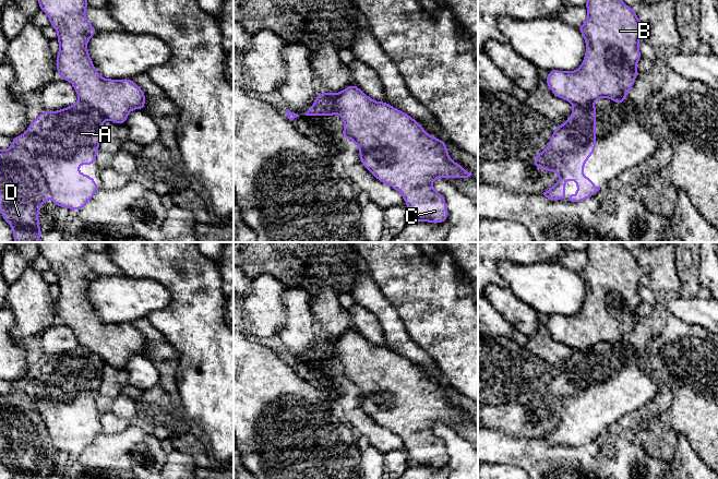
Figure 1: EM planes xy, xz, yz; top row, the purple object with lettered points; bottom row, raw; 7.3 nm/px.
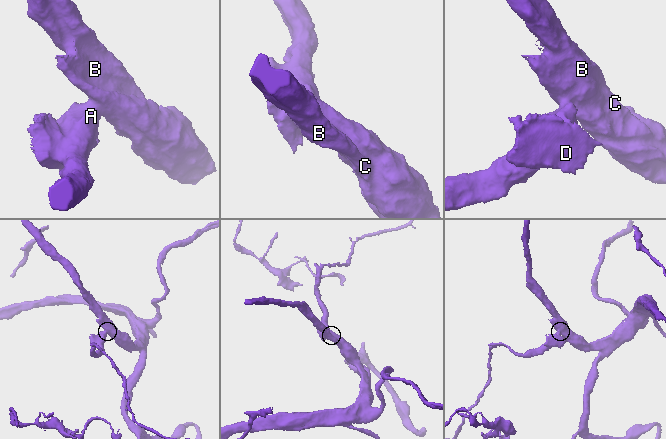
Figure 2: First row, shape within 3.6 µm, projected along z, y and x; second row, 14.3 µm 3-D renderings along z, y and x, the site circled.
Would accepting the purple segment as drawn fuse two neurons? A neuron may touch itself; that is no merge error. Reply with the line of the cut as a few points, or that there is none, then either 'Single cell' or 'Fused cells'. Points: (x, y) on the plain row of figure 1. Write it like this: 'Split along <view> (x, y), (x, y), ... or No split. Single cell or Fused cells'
Split along xy (79, 344), (96, 352), (105, 362). Fused cells

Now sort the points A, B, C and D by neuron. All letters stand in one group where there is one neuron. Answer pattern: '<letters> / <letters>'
A D / B C

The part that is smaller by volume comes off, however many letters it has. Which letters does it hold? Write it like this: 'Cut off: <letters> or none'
Cut off: A, D

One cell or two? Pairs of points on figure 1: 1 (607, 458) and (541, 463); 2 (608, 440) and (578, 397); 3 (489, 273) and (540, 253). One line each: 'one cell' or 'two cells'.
1: one cell
2: two cells
3: one cell

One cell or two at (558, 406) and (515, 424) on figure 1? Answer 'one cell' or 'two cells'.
two cells

